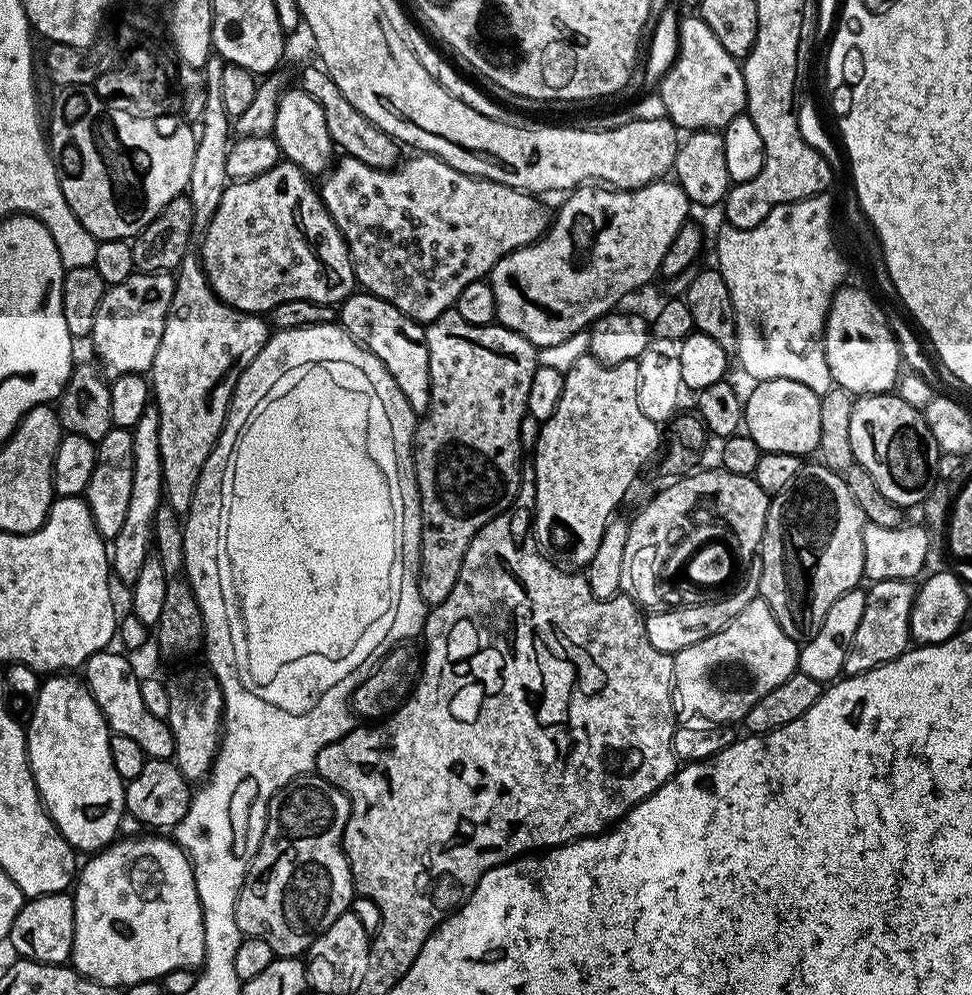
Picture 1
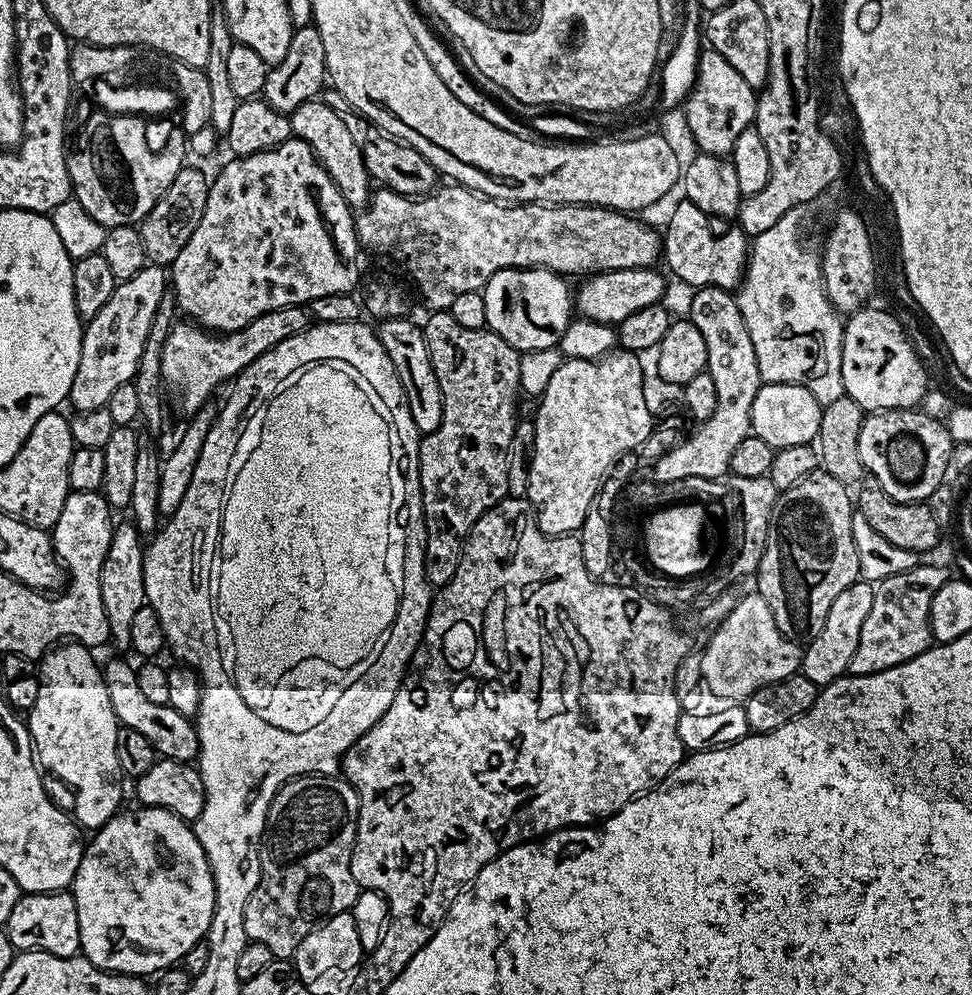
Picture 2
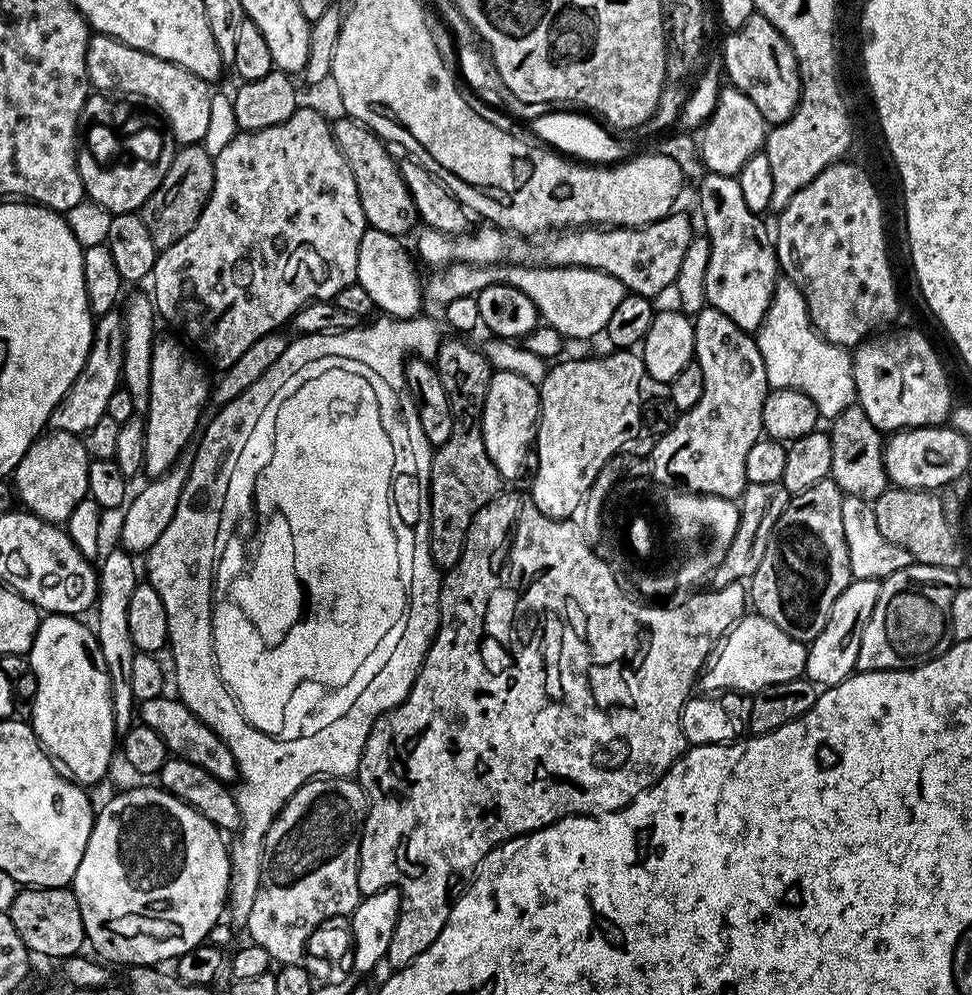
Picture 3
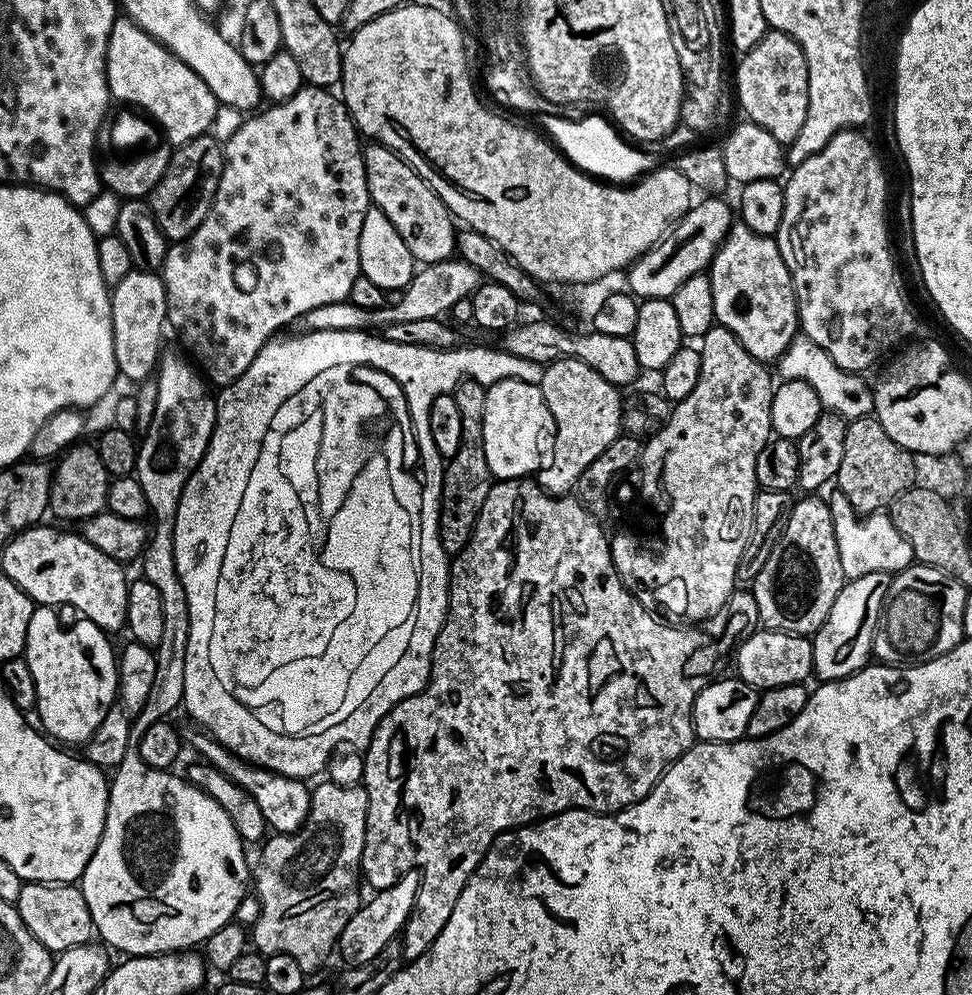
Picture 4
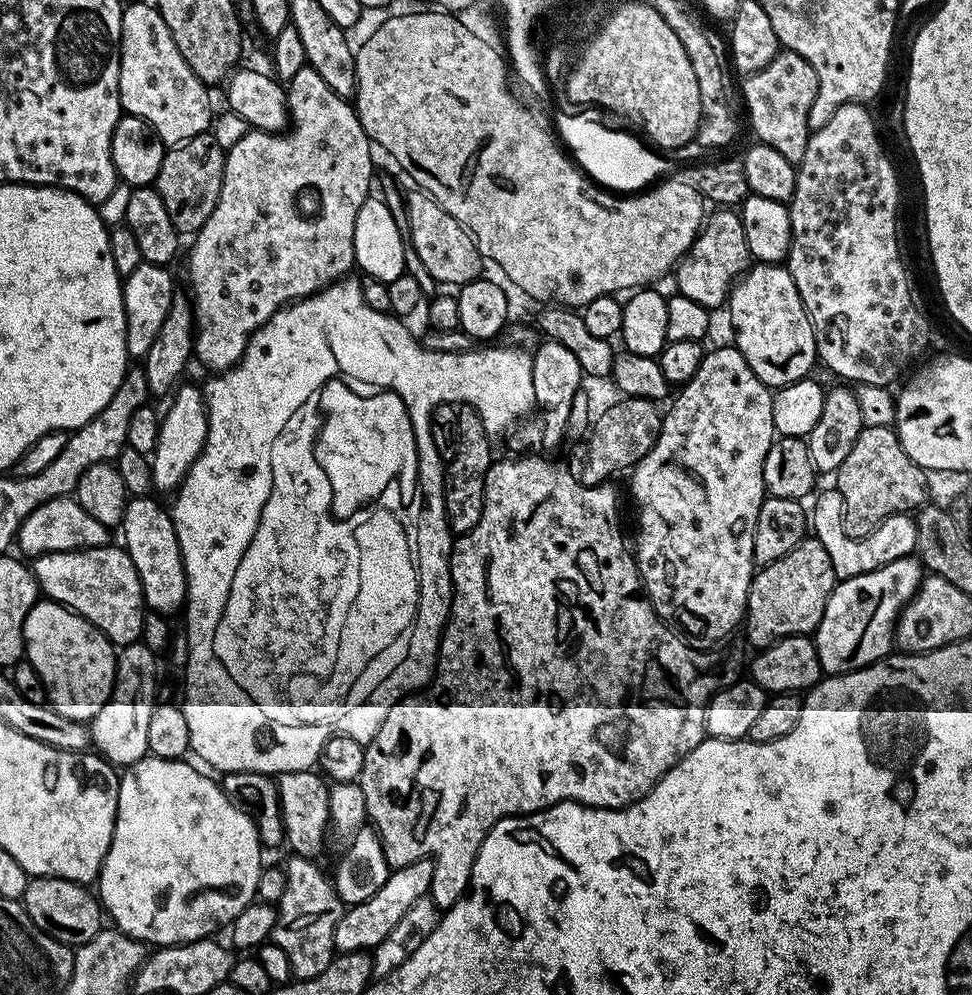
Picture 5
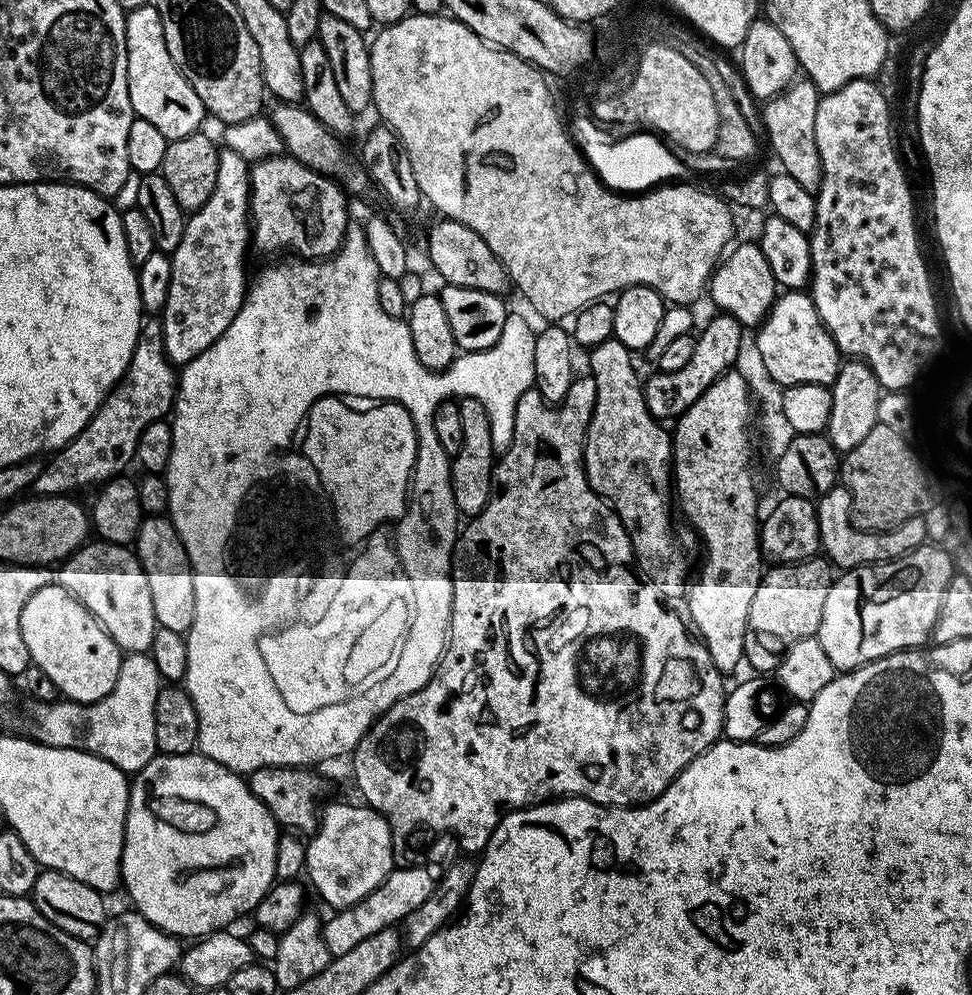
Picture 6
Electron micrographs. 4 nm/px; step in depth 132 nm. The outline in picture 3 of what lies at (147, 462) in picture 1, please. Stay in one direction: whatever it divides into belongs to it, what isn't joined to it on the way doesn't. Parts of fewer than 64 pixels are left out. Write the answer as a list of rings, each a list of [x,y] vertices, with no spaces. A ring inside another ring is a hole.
[[[117,550],[117,552],[103,553],[104,561],[98,564],[98,591],[94,613],[96,612],[96,624],[94,631],[98,646],[104,649],[105,657],[108,661],[109,669],[113,671],[112,677],[112,713],[116,715],[116,731],[123,734],[132,727],[134,723],[134,713],[137,711],[138,702],[134,698],[134,690],[130,686],[130,674],[127,668],[134,663],[136,657],[136,647],[134,642],[130,642],[129,629],[129,607],[130,594],[134,594],[134,586],[138,583],[136,576],[136,564],[133,553]]]

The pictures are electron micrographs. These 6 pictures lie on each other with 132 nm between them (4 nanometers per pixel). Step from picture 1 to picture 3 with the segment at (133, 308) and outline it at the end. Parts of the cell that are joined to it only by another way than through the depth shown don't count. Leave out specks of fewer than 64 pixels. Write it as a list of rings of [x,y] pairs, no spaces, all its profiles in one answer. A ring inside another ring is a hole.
[[[119,311],[107,312],[95,321],[92,329],[92,348],[76,381],[66,390],[64,397],[52,411],[51,427],[57,432],[69,432],[83,437],[90,426],[95,426],[108,415],[110,394],[122,384],[122,358],[124,357],[124,322]]]

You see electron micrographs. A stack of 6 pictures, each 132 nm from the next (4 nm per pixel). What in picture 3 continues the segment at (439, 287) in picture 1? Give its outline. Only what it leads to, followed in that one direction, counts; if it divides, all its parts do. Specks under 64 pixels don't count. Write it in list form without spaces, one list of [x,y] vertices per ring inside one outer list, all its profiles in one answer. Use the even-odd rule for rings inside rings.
[[[681,210],[673,211],[671,214],[666,215],[662,217],[661,220],[655,220],[652,224],[646,224],[642,228],[614,228],[611,226],[585,226],[582,228],[577,228],[575,230],[568,230],[565,231],[563,234],[556,234],[553,235],[551,238],[553,240],[548,240],[545,242],[545,244],[540,244],[537,246],[536,249],[532,249],[527,239],[521,238],[519,235],[516,234],[509,234],[504,231],[502,228],[498,228],[495,226],[480,226],[484,228],[480,228],[475,232],[475,230],[469,231],[467,234],[463,236],[457,236],[455,239],[451,236],[447,236],[446,234],[442,234],[438,230],[434,230],[430,227],[425,227],[423,229],[424,233],[421,234],[420,237],[416,240],[416,248],[415,251],[418,253],[420,251],[419,259],[423,261],[425,260],[428,264],[436,264],[432,266],[443,266],[446,264],[451,264],[453,261],[456,262],[463,262],[465,264],[503,264],[505,262],[532,262],[536,261],[540,264],[551,264],[553,268],[593,268],[594,270],[598,270],[599,272],[605,272],[606,274],[610,274],[614,278],[618,278],[622,282],[622,286],[625,290],[627,290],[629,293],[635,294],[637,296],[647,296],[649,298],[656,298],[656,295],[659,294],[659,292],[664,292],[673,287],[675,285],[676,279],[678,278],[678,270],[682,266],[682,258],[686,258],[686,250],[690,247],[692,244],[692,241],[694,239],[694,231],[692,232],[692,220],[690,217],[687,216],[686,213],[680,212]]]

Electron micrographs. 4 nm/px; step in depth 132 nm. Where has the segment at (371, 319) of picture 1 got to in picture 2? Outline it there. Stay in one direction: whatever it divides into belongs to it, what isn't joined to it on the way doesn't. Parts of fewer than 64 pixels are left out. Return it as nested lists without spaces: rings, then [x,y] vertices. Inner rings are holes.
[[[404,316],[381,319],[378,324],[378,335],[384,353],[388,355],[390,362],[394,362],[394,370],[404,387],[410,406],[410,418],[414,418],[414,426],[420,433],[427,434],[438,430],[442,422],[442,390],[438,386],[438,378],[430,362],[424,329],[419,323],[415,324],[408,319]]]

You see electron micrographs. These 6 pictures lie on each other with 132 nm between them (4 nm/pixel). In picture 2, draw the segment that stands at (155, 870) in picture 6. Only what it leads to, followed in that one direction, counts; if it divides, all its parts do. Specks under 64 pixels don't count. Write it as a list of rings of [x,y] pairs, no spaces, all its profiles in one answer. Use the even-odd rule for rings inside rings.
[[[135,807],[130,809],[129,812],[127,810],[117,812],[93,835],[96,837],[92,841],[90,839],[87,841],[84,857],[80,860],[76,877],[72,879],[70,891],[78,906],[80,952],[85,958],[94,962],[94,966],[105,968],[108,972],[121,972],[122,974],[148,978],[164,968],[173,967],[177,962],[183,961],[184,955],[190,950],[190,946],[194,946],[199,940],[207,937],[208,927],[212,921],[214,906],[216,905],[216,891],[214,890],[212,871],[206,862],[206,854],[198,842],[193,825],[165,808]]]

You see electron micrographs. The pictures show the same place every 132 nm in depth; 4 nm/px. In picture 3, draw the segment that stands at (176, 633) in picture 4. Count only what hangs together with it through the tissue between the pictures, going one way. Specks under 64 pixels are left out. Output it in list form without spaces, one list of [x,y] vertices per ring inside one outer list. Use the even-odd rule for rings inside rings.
[[[157,333],[151,350],[151,400],[145,417],[146,454],[142,469],[149,479],[159,479],[179,460],[190,438],[195,437],[210,398],[210,380],[180,344],[181,339],[170,334]]]

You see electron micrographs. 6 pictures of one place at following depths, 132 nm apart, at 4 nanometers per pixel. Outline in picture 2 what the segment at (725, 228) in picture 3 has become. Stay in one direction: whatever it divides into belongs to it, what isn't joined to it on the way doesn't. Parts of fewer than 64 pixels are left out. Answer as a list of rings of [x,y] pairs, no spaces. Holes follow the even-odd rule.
[[[699,154],[690,167],[682,172],[682,189],[688,195],[688,200],[684,200],[672,212],[672,217],[668,220],[668,225],[662,228],[662,260],[668,263],[667,271],[677,276],[684,284],[689,284],[689,289],[698,288],[726,288],[736,290],[740,287],[741,280],[744,279],[744,269],[748,263],[748,253],[750,251],[749,237],[744,237],[743,231],[724,232],[721,236],[715,236],[708,229],[708,220],[696,208],[701,208],[704,212],[709,212],[712,216],[732,216],[739,213],[742,203],[742,195],[738,188],[738,176],[732,165],[731,159],[723,156],[710,156]]]

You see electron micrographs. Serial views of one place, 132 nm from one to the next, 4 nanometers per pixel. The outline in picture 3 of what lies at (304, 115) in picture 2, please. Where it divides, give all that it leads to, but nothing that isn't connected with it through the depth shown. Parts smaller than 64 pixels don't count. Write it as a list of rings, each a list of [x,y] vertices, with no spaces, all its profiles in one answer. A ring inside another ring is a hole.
[[[351,118],[343,119],[332,124],[332,133],[338,142],[338,150],[342,150],[350,166],[350,174],[354,174],[354,186],[358,186],[358,198],[362,202],[367,227],[404,238],[418,224],[418,217],[410,190],[400,173],[399,163],[395,159],[392,161],[388,153],[389,145],[376,133]]]

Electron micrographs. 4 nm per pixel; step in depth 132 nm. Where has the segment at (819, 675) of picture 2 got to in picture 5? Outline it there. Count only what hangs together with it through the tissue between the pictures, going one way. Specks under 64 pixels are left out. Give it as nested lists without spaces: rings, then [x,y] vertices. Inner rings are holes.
[[[907,556],[873,572],[839,581],[814,633],[821,669],[828,674],[857,672],[885,659],[894,648],[894,629],[900,611],[919,590],[925,575],[919,559]]]

